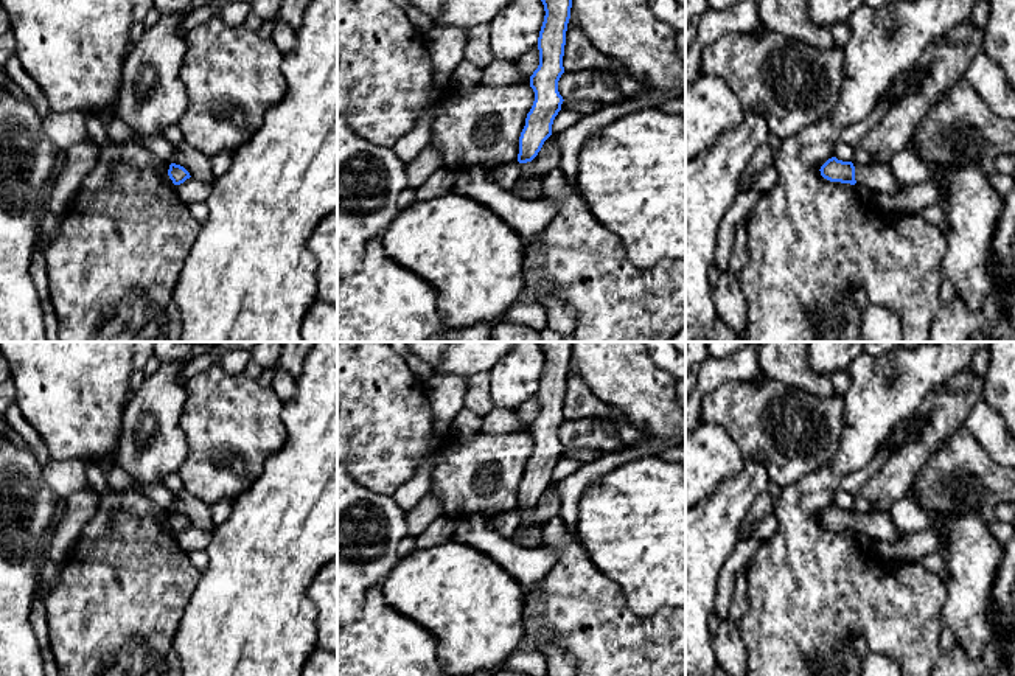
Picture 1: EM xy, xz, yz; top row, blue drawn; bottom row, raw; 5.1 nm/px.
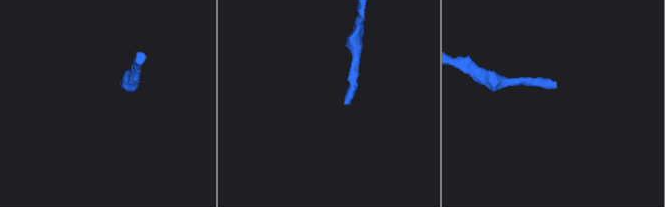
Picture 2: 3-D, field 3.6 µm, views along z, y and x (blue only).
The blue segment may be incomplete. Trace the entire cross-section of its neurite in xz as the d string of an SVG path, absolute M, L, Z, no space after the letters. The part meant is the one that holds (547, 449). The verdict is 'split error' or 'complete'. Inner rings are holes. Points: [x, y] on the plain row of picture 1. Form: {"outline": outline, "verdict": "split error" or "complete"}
{"outline": "M538 342L544 353L544 370L538 385L539 413L530 424L535 449L519 485L518 510L532 510L552 483L552 472L561 458L558 429L564 421L563 404L570 367L572 342Z", "verdict": "complete"}

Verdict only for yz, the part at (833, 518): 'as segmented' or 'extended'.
extended

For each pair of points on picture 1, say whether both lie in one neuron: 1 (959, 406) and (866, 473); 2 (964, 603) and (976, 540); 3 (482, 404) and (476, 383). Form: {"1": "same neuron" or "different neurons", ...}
{"1": "different neurons", "2": "same neuron", "3": "same neuron"}

